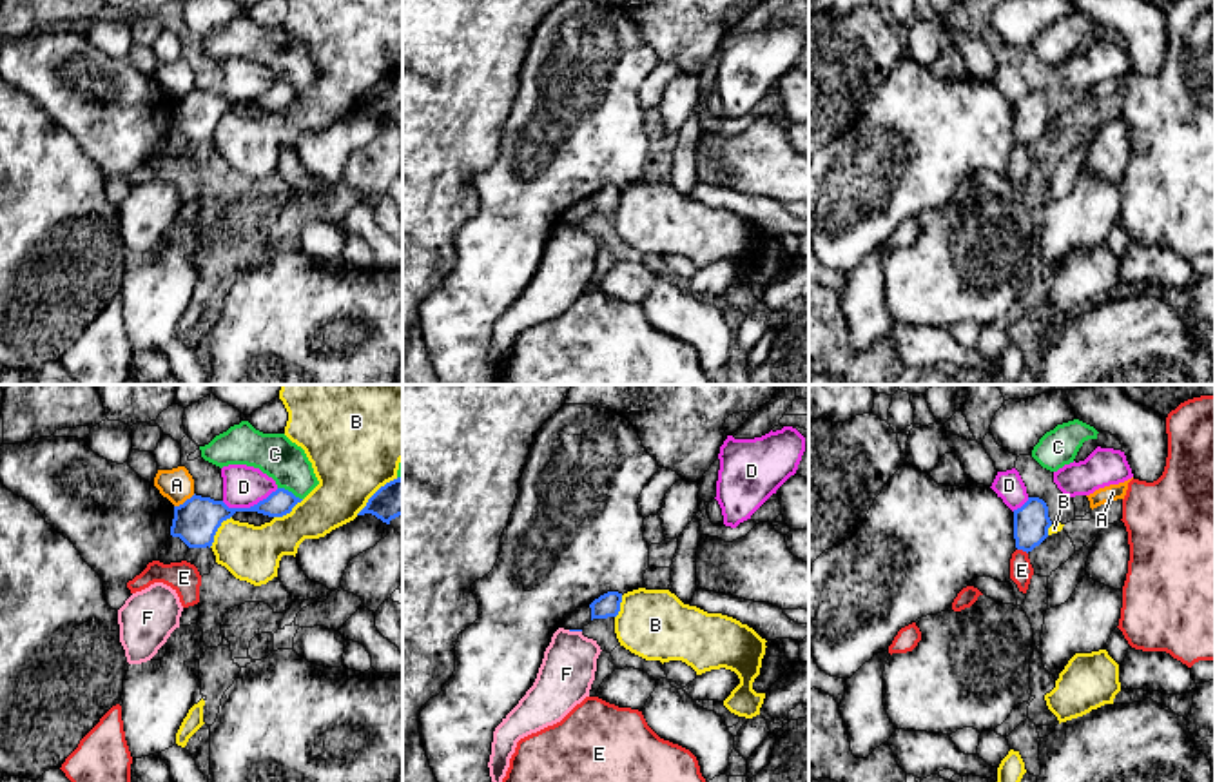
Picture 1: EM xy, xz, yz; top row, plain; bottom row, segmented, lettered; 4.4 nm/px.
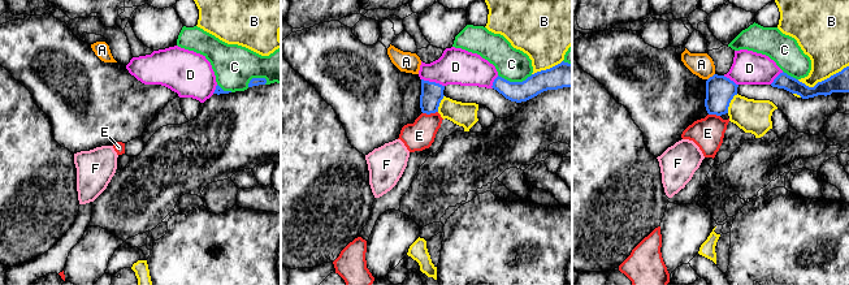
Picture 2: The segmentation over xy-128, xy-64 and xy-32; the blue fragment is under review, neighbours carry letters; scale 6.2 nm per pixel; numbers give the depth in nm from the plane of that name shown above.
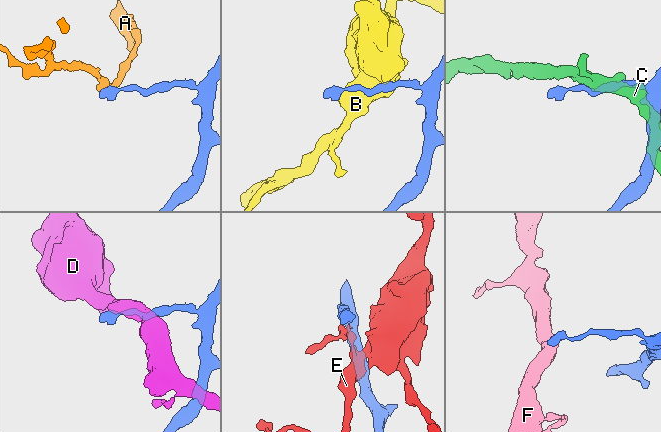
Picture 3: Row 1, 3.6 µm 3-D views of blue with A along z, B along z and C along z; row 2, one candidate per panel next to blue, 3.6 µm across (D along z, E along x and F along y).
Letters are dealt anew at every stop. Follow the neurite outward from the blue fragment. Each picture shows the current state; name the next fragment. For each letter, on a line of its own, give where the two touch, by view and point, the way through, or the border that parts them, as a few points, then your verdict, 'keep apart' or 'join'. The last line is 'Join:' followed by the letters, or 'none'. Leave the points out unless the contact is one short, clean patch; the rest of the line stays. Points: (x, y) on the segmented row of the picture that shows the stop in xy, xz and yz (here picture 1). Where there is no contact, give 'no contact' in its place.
A: xy (185, 501) | along xy (194, 494), (174, 507) | keep apart
B: xy (216, 530) | keep apart
C: xy (291, 492) | keep apart
D: xy (251, 507) | keep apart
E: yz (1023, 550) | along yz (1018, 548), (1027, 554) | keep apart
F: xz (575, 630) | along xz (568, 630), (581, 632) | keep apart
Join: none

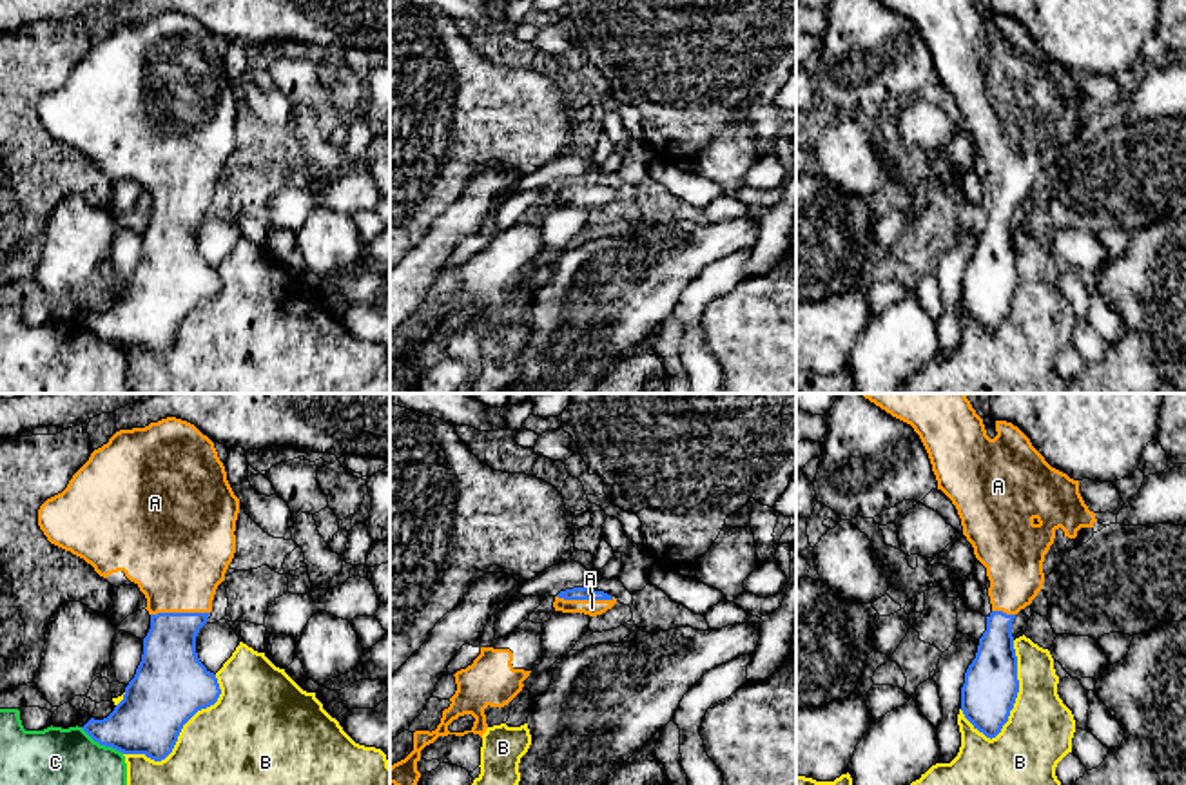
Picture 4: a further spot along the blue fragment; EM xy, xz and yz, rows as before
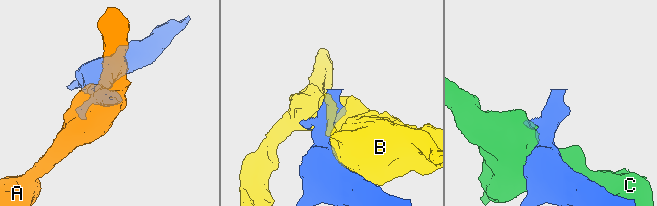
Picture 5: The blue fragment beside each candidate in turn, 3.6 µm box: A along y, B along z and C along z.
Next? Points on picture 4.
A: xy (180, 613) | across xy (169, 668), (169, 646), (180, 613), (178, 557) | join
B: yz (1018, 691) | keep apart
C: xy (102, 744) | keep apart
Join: A

